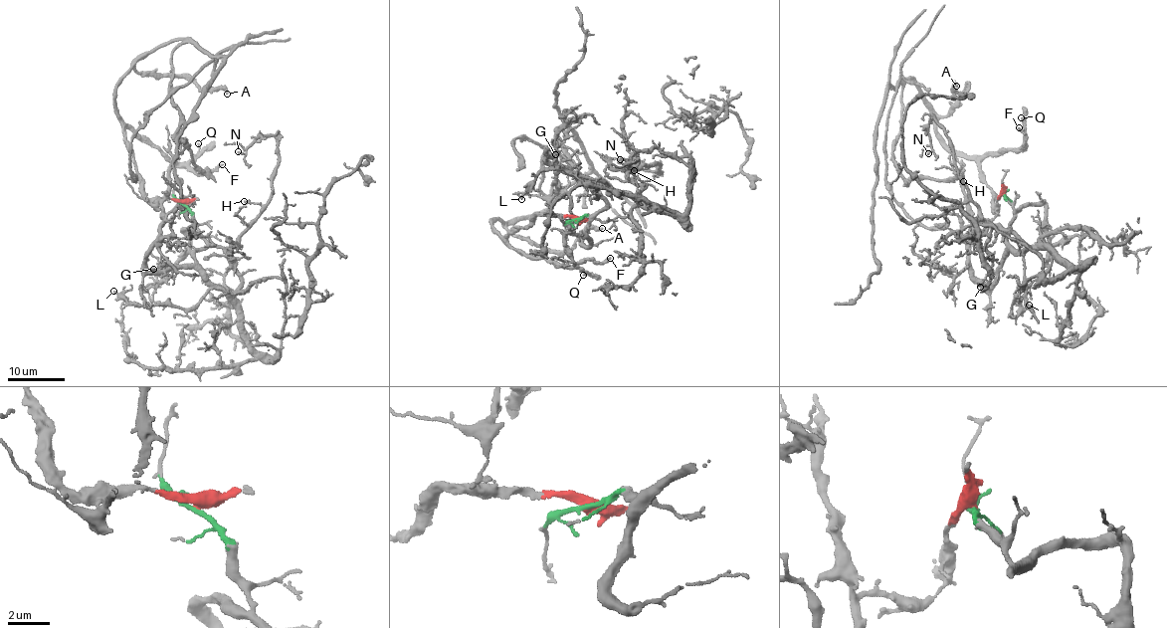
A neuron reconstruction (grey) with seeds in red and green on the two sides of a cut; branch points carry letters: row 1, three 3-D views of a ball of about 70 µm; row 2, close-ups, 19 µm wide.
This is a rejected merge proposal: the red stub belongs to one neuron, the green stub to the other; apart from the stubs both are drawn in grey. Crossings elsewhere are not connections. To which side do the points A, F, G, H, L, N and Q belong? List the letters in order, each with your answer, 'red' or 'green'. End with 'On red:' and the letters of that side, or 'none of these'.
A: red
F: red
G: green
H: green
L: green
N: green
Q: red
On red: A, F, Q

